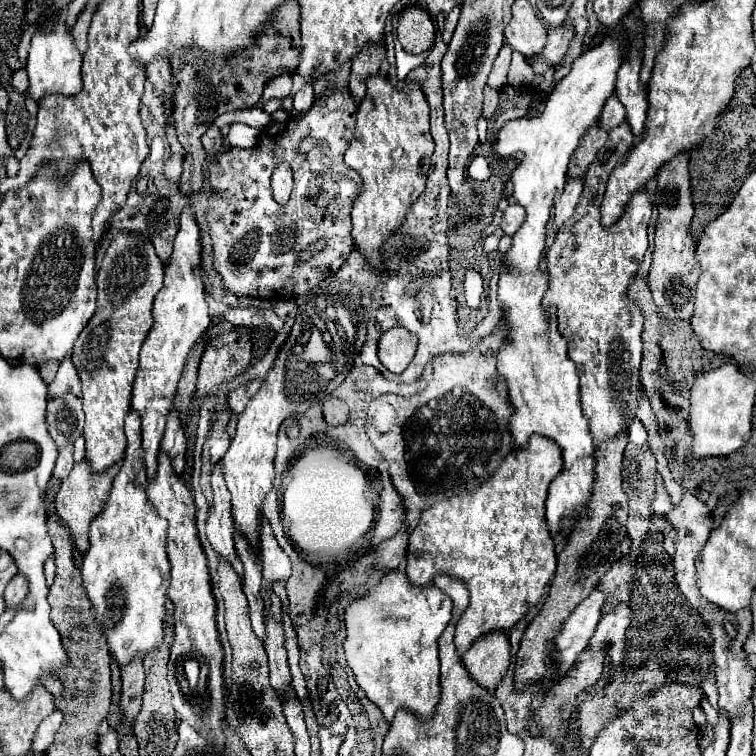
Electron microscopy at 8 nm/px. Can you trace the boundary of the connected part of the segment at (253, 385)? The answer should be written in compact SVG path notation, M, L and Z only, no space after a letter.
M253 379L253 381L243 383L237 389L233 389L229 393L229 407L231 407L231 411L233 413L243 413L247 401L257 393L259 387L261 387L261 379Z

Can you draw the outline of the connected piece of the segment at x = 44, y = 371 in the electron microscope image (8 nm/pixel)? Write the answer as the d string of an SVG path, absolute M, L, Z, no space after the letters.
M51 359L51 361L43 363L43 365L39 365L39 373L41 373L41 377L43 377L47 383L51 383L53 377L55 377L55 373L57 373L57 367L59 367L59 363Z

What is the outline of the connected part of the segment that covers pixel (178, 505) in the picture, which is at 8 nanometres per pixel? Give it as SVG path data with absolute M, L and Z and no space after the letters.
M165 451L159 453L157 473L149 479L147 499L153 503L157 513L169 521L167 557L171 563L171 585L167 595L175 605L175 641L171 645L169 659L169 687L173 693L173 707L181 719L189 721L189 725L199 731L213 747L221 749L225 741L221 729L221 719L225 717L223 647L215 625L215 599L211 593L207 557L197 537L193 495L171 467L171 459L165 457Z

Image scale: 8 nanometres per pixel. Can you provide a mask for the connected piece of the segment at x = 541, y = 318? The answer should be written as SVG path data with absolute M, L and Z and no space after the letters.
M607 37L601 45L587 49L583 55L579 55L575 59L571 73L555 85L555 89L553 89L555 93L551 93L551 97L545 103L545 111L537 119L527 119L527 121L515 119L515 121L505 123L503 129L499 131L499 133L503 133L503 131L509 133L509 135L505 135L505 145L517 147L523 151L523 159L519 163L519 167L511 173L511 183L513 183L513 197L525 209L527 215L525 215L523 225L519 227L519 233L513 235L511 249L501 259L501 267L505 267L505 271L499 277L497 301L503 311L505 325L507 325L507 343L503 343L503 347L497 353L497 371L499 371L499 377L503 377L507 383L509 403L513 407L509 427L511 427L515 445L525 447L529 437L533 433L539 433L539 435L545 435L545 437L553 439L555 443L559 443L559 447L563 451L563 461L565 461L563 471L561 471L559 479L555 479L551 483L549 497L547 497L547 525L549 525L549 531L555 541L565 539L565 531L563 531L565 521L563 519L571 517L571 519L579 521L579 519L587 517L587 507L589 507L589 501L591 501L591 495L595 489L595 443L593 443L593 435L589 431L589 421L581 413L579 377L577 377L575 363L571 363L571 359L567 357L567 341L559 335L557 327L555 327L555 309L543 307L543 293L547 291L547 271L541 271L541 261L545 257L545 235L547 235L547 223L549 223L549 207L553 205L555 195L563 189L563 183L567 179L569 157L573 155L575 147L579 145L579 139L599 119L605 101L609 99L611 91L615 89L615 75L621 65L621 59L623 59L623 47L615 39Z

